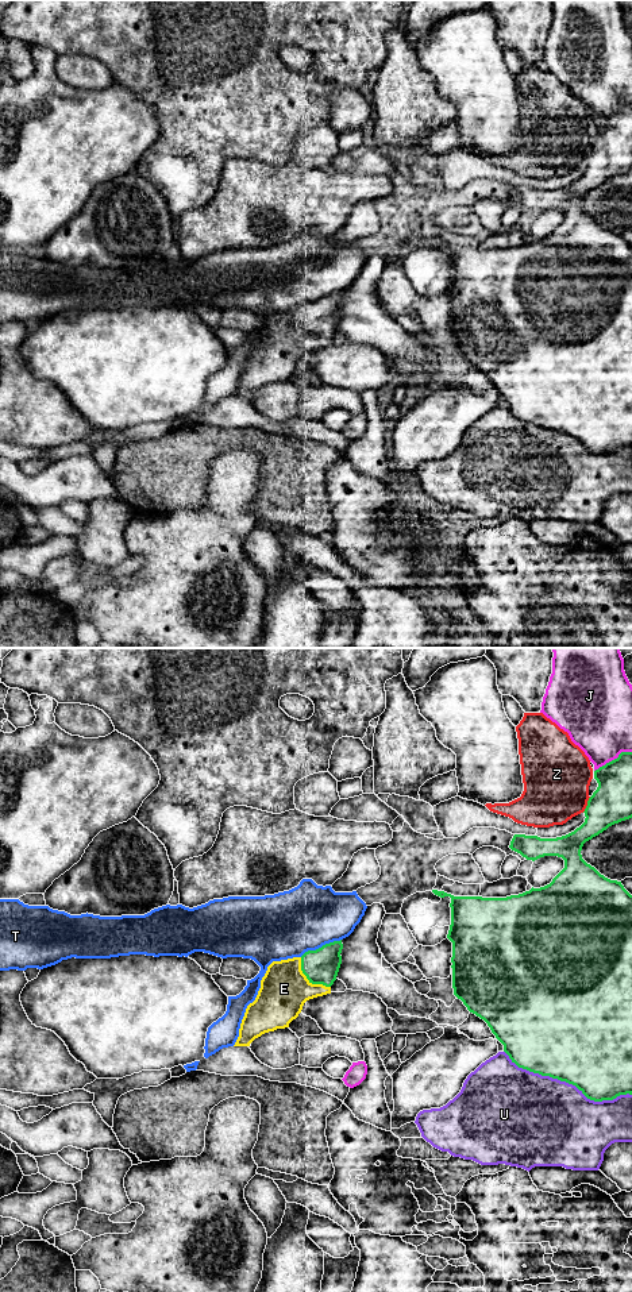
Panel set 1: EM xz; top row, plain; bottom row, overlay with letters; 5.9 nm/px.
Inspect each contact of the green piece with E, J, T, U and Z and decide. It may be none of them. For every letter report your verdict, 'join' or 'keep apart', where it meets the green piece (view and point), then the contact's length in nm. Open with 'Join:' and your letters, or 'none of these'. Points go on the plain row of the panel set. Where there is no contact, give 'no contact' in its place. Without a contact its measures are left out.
Join: E
E: join; meets green in xz at (308, 331); contact 260 nm long
J: keep apart; meets green in xz at (612, 112); contact 260 nm long
T: keep apart; meets green in xz at (322, 299); contact 260 nm long
U: keep apart; meets green in xz at (567, 434); contact 800 nm long
Z: keep apart; meets green in xz at (588, 157); contact 110 nm long

